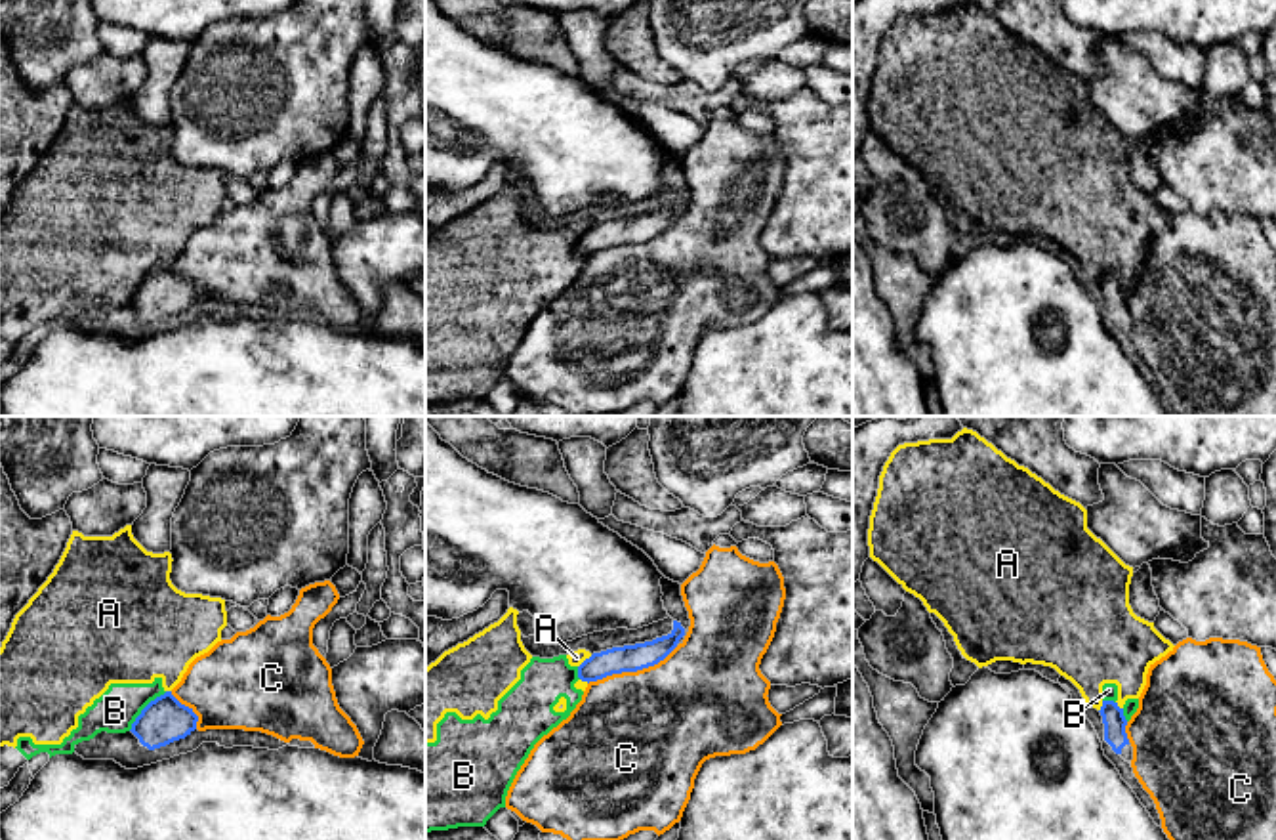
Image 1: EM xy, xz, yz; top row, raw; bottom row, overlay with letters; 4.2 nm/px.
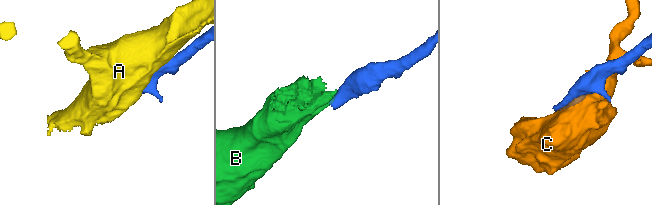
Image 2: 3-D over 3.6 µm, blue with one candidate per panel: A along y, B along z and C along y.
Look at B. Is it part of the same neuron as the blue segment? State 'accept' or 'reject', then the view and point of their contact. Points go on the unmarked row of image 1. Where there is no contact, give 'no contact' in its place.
reject; contact xy (144, 281)

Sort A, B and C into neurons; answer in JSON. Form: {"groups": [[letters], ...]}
{"groups": [["A", "B"], ["C"]]}

